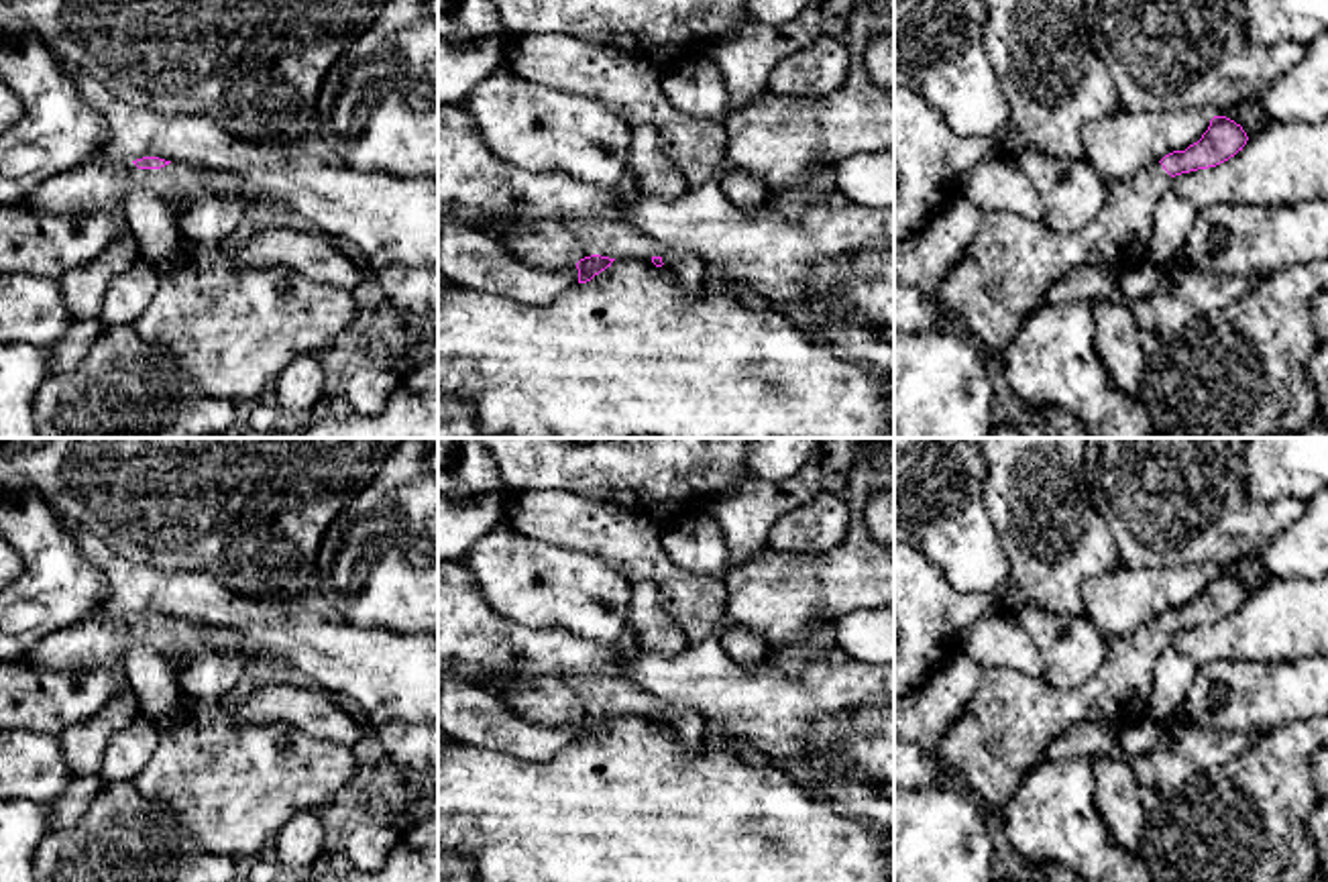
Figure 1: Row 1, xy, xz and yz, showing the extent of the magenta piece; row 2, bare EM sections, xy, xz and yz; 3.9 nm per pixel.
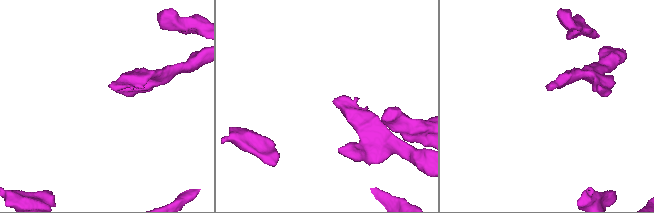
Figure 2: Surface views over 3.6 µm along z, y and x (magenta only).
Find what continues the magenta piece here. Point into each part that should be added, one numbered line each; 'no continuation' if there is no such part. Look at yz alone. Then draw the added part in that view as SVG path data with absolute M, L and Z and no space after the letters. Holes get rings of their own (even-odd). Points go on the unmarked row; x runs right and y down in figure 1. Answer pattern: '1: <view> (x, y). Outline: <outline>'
1: yz (1013, 718). Outline: M1157 617L1126 638L1110 640L1102 670L1073 691L1014 668L984 668L974 701L941 737L937 752L894 739L894 784L925 788L955 772L992 813L1000 811L1020 776L1073 725L1108 723L1122 731L1149 715L1155 664L1171 636Z

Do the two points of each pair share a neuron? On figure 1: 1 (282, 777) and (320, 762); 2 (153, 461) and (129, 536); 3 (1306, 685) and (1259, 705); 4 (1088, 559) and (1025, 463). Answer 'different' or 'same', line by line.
1: same
2: same
3: same
4: same

